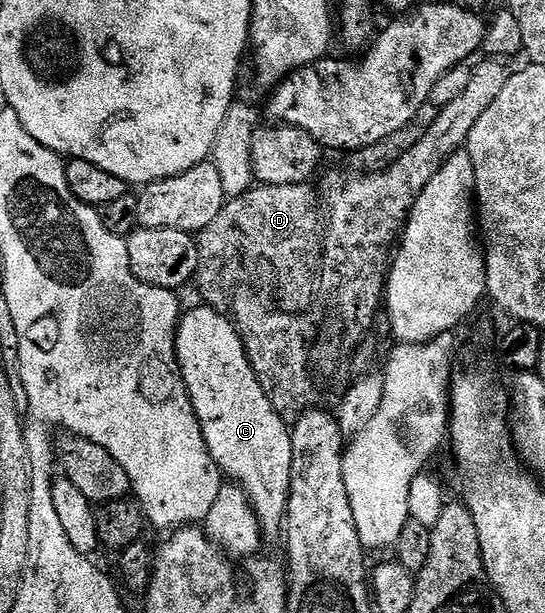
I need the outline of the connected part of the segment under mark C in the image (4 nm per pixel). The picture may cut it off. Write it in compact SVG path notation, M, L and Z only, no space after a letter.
M199 304L196 310L191 310L182 315L179 320L179 330L175 333L175 361L179 375L183 377L183 386L187 390L187 395L191 401L191 410L195 413L195 418L199 422L199 427L203 433L203 439L207 445L209 456L219 466L219 473L224 479L230 480L234 485L247 494L247 499L251 501L251 508L254 510L259 528L264 539L275 538L284 533L285 519L287 517L287 501L291 495L291 469L293 468L293 444L291 443L291 430L283 421L284 415L276 410L274 404L269 400L269 396L265 392L265 388L257 380L254 368L247 359L246 349L243 347L242 336L236 330L235 324L226 313L220 312L216 307L208 304Z

